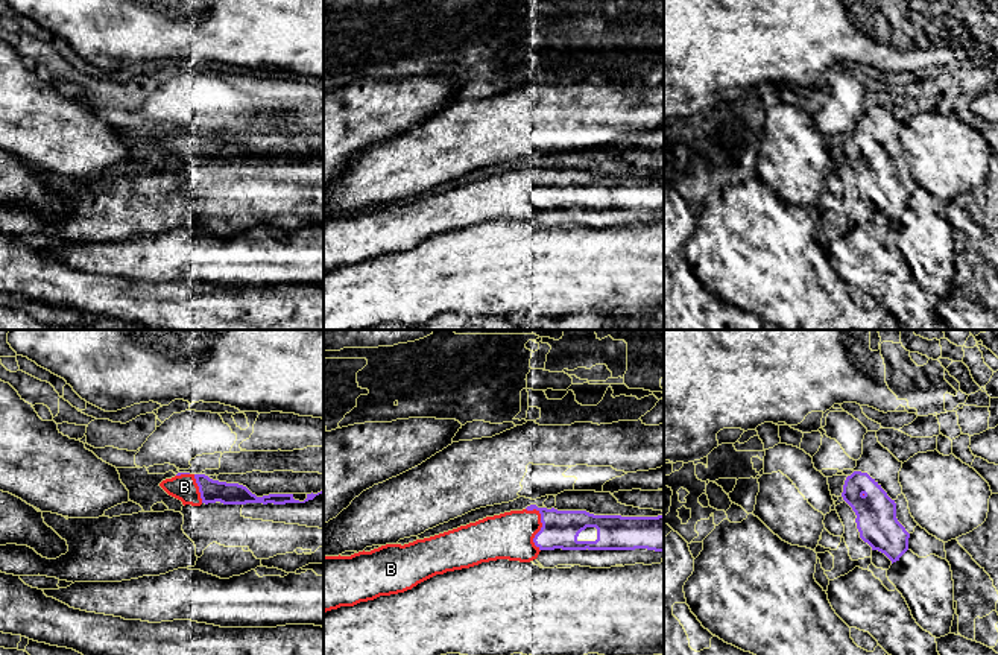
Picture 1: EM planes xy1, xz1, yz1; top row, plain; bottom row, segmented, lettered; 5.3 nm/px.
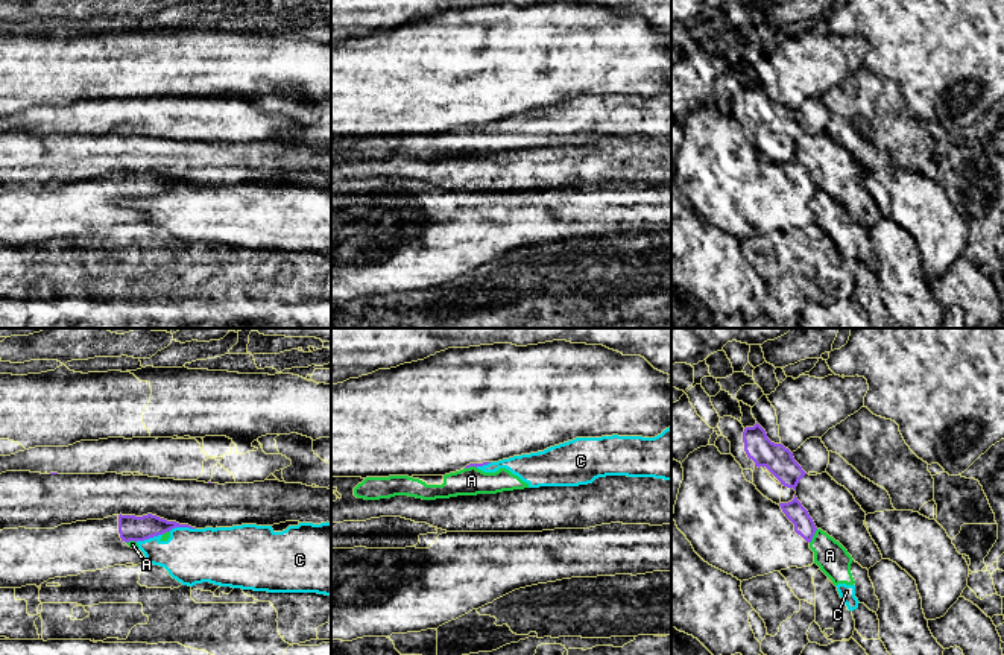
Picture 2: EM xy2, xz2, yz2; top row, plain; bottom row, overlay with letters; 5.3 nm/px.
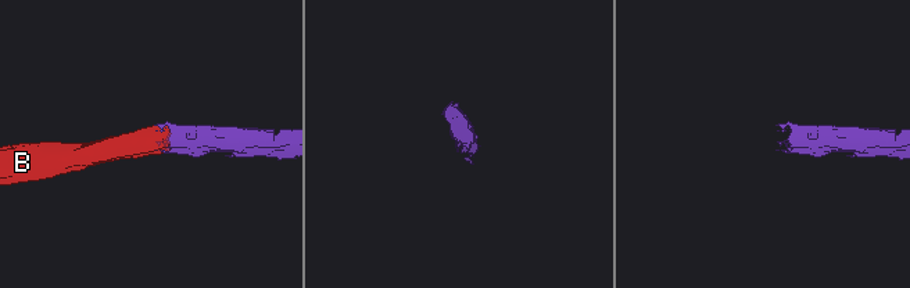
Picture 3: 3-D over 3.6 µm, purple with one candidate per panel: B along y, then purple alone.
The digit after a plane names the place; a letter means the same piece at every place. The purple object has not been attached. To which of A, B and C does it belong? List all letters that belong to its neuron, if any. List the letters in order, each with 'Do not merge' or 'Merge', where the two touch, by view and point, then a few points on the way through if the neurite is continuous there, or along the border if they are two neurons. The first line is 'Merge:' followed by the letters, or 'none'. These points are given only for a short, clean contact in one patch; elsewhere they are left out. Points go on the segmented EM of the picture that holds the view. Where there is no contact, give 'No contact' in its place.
Merge: B
A: Do not merge. Touches purple at yz2 (813, 535). Boundary: yz2 (817, 529), (810, 543)
B: Merge. Touches purple at xz1 (543, 526)
C: Do not merge. Touches purple at xy2 (181, 526). Boundary: xy2 (195, 528), (172, 528), (169, 531)

